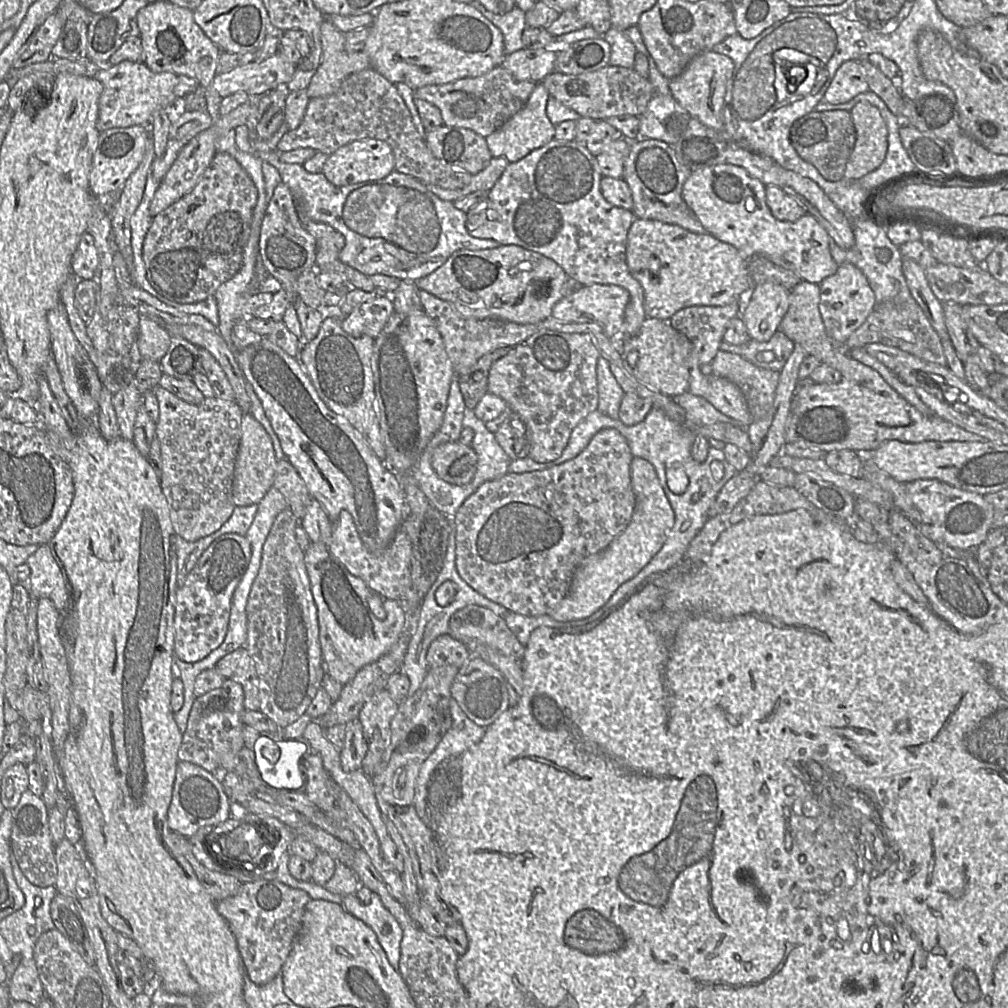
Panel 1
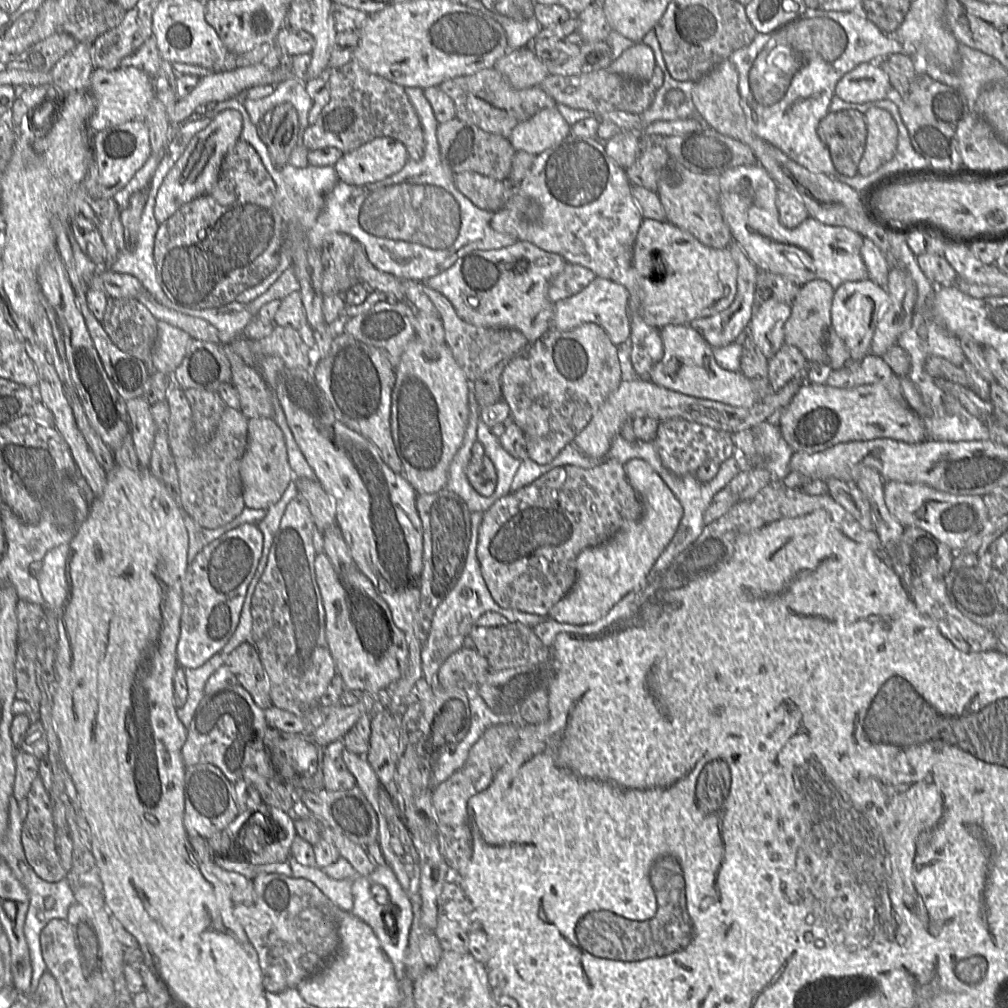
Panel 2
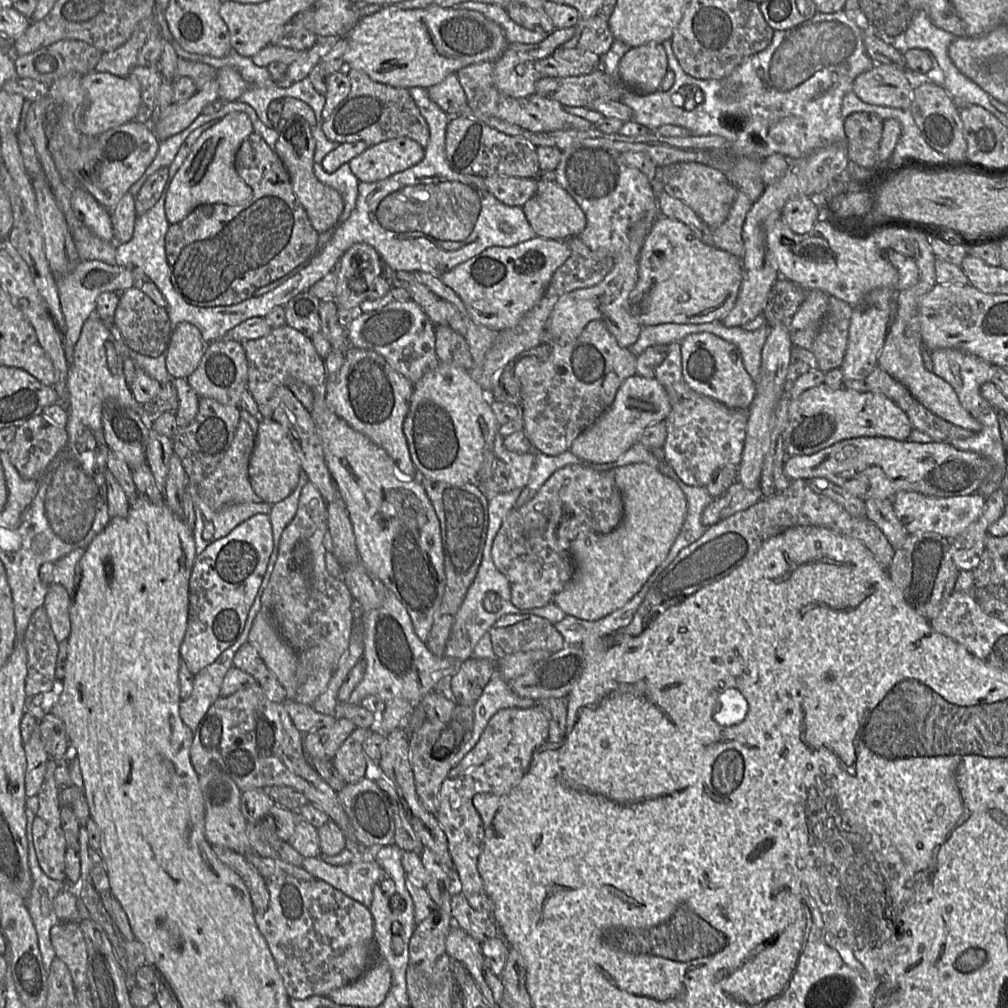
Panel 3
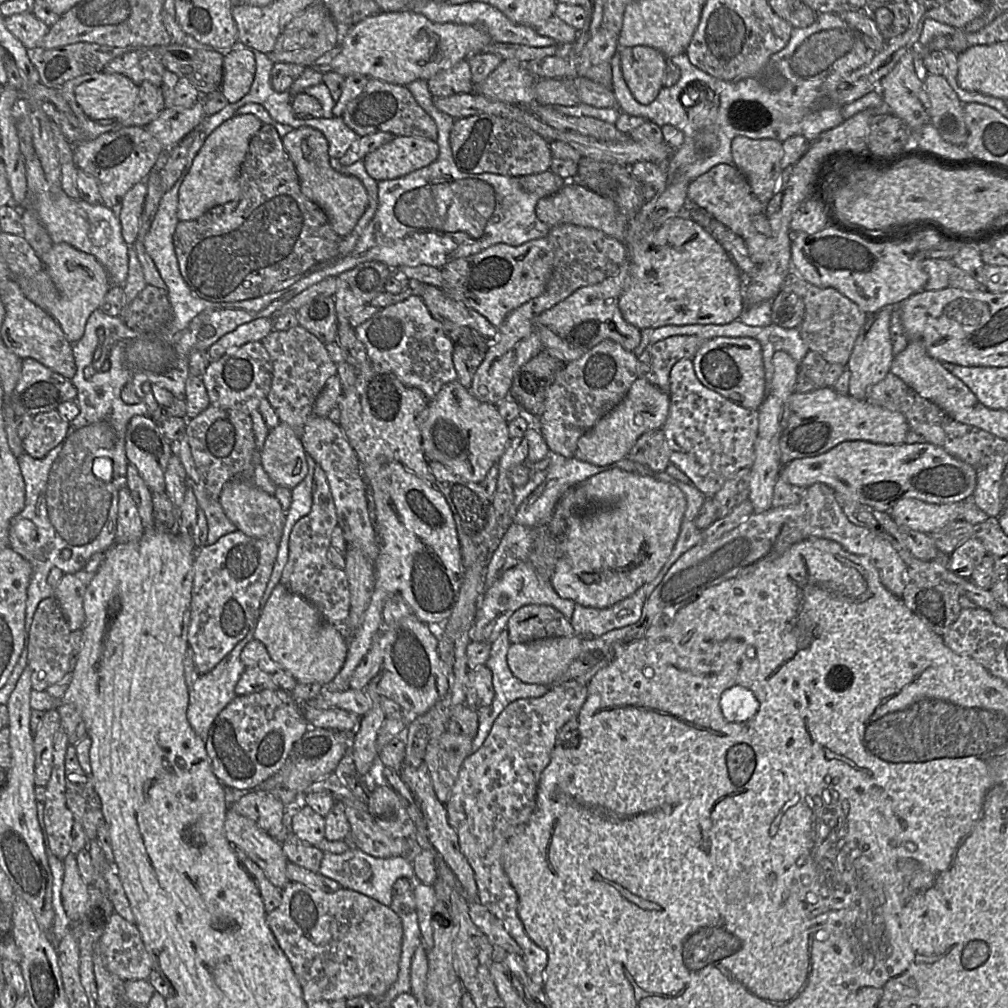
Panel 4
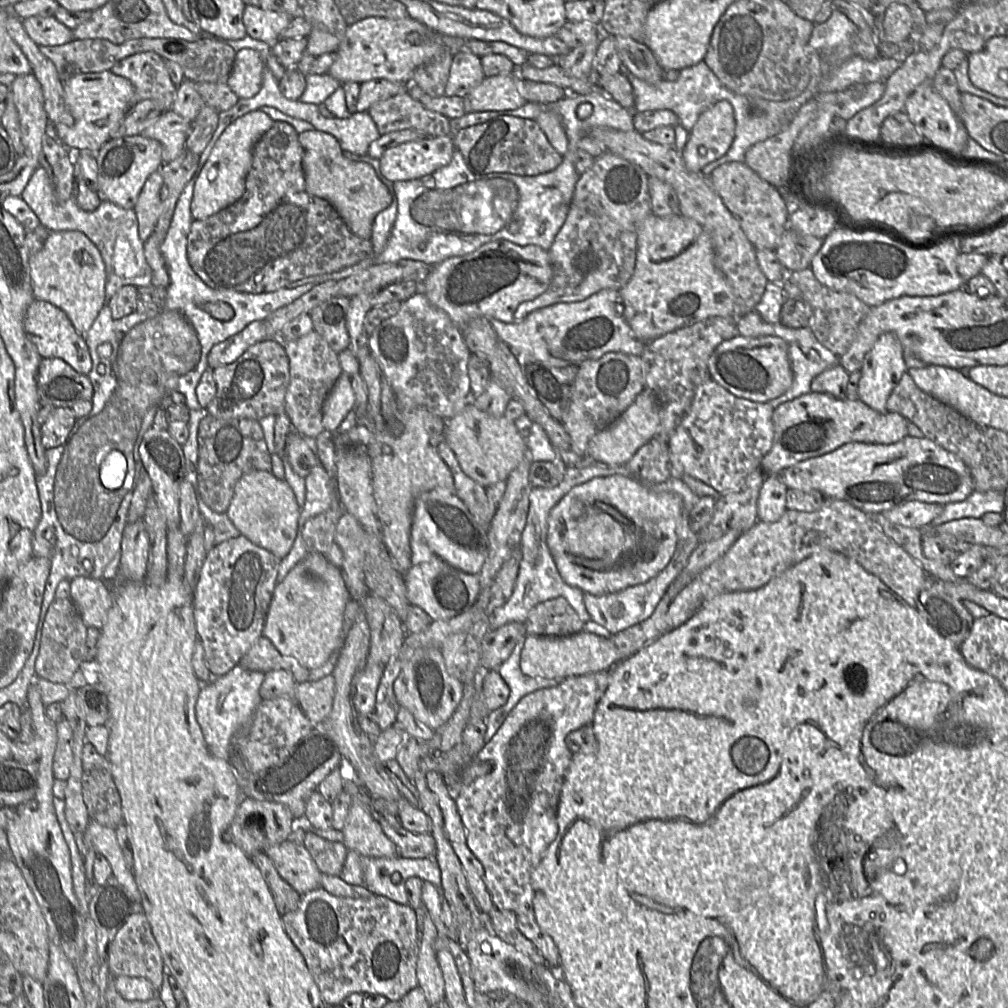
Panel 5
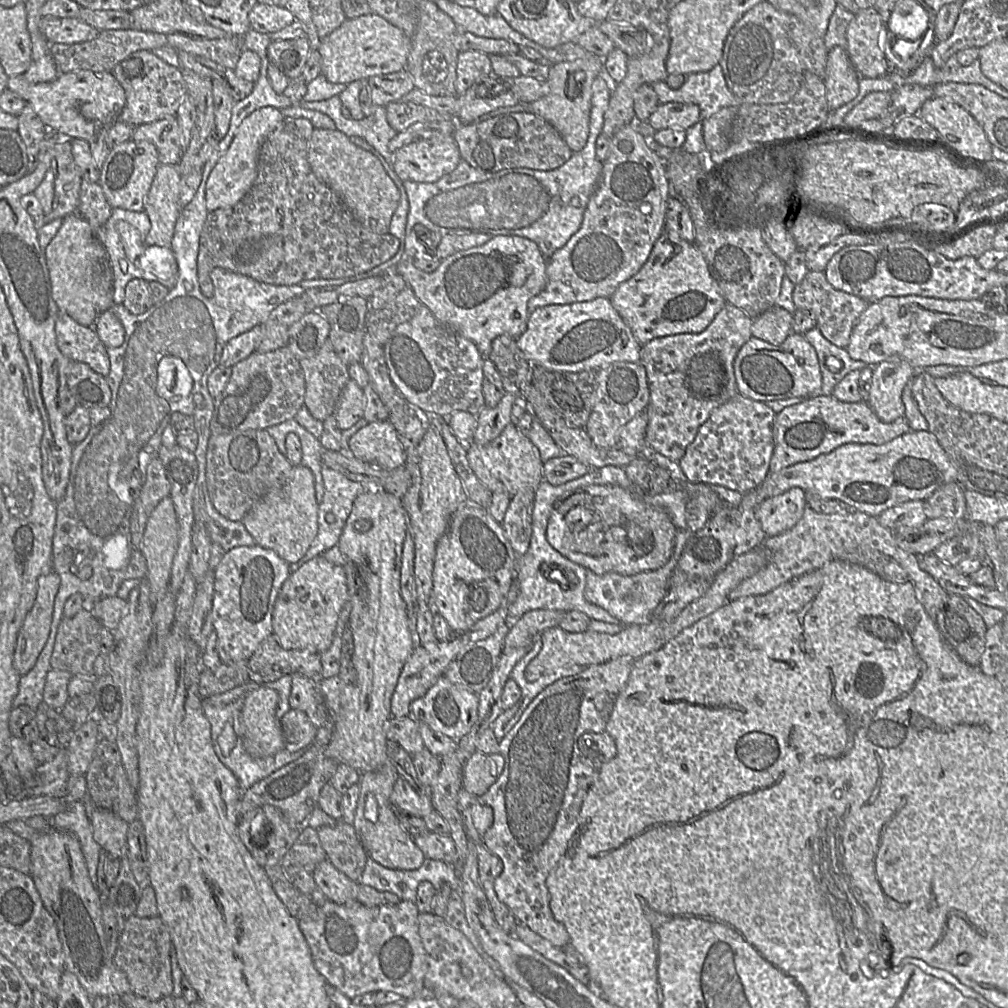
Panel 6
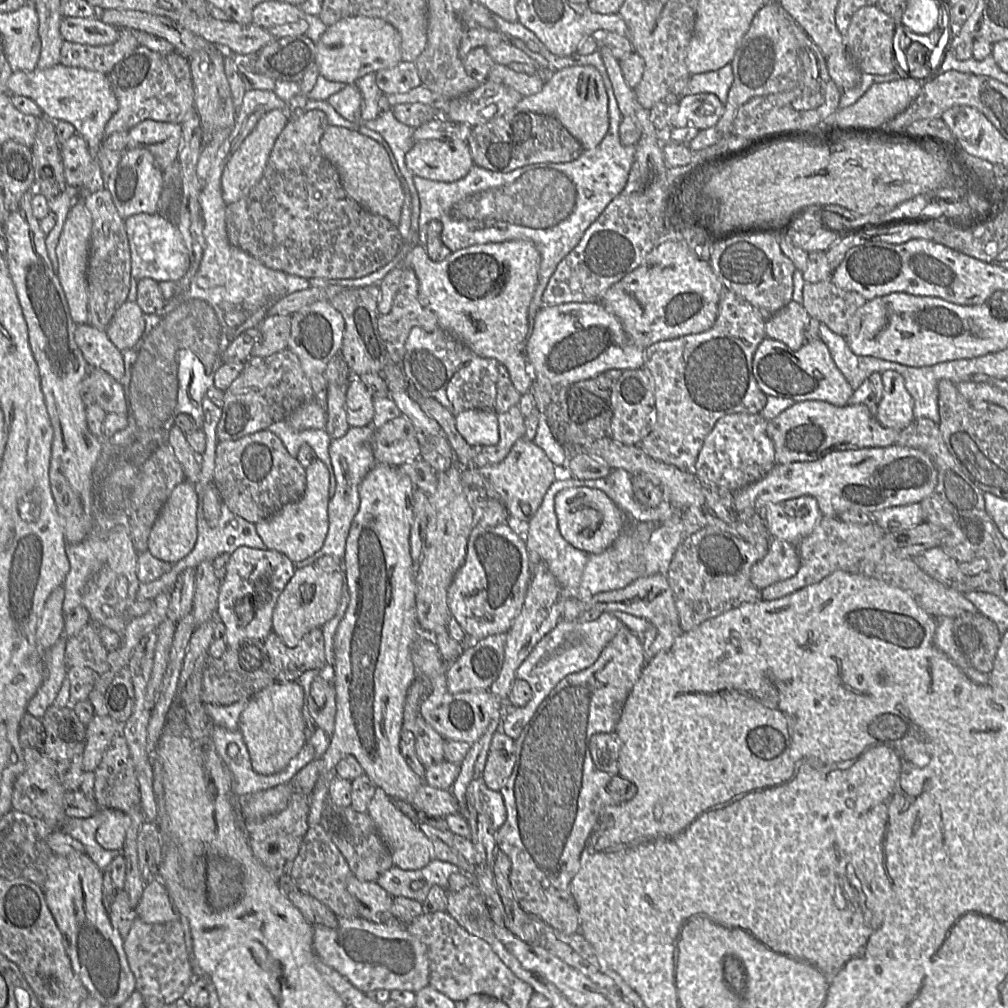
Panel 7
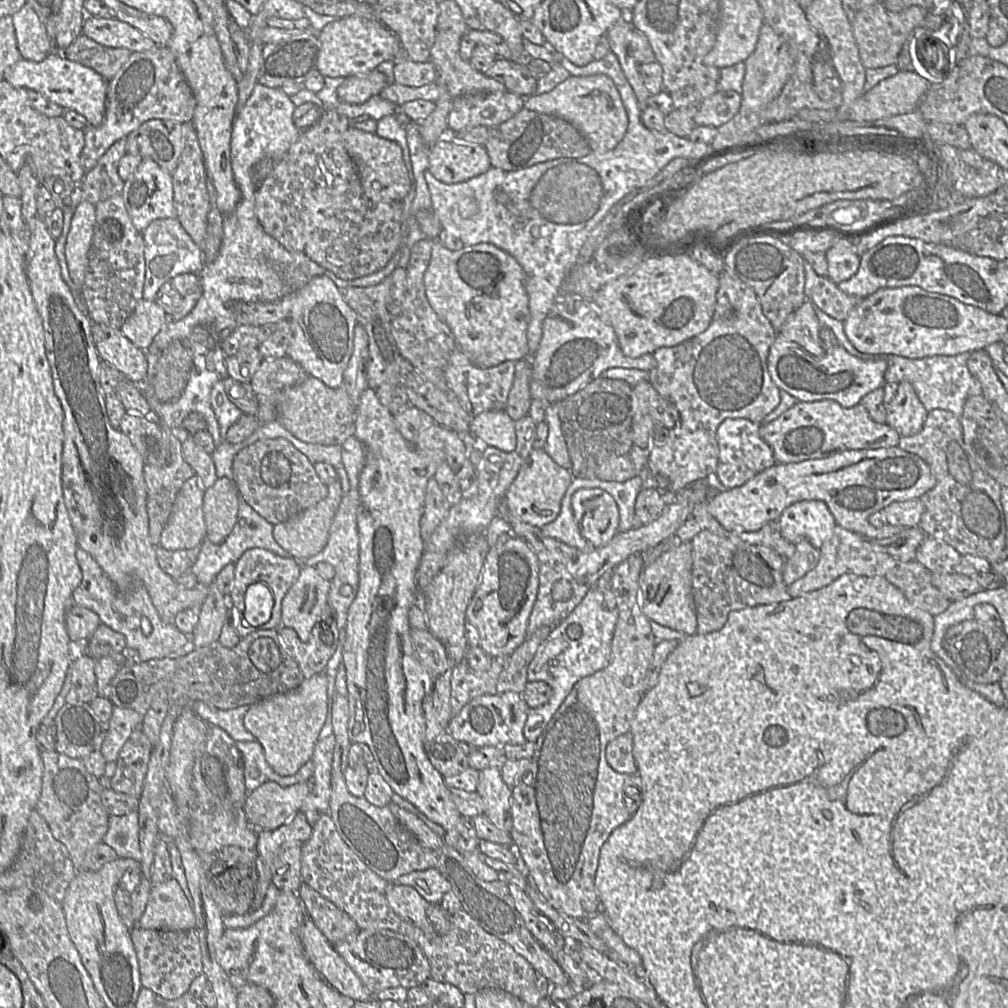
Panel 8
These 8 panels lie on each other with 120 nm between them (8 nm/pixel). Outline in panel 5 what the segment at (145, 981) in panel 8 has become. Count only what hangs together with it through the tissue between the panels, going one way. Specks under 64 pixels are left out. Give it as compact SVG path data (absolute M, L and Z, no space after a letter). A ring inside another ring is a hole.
M133 912L133 914L131 914L128 917L128 919L124 923L124 925L120 928L120 930L115 935L114 939L109 944L108 951L107 951L107 958L108 958L108 966L109 966L109 969L110 969L110 972L112 974L112 976L129 976L129 977L143 977L143 978L146 978L146 979L148 979L152 983L152 985L156 989L156 996L157 996L157 991L161 988L161 986L163 984L164 961L163 961L163 957L162 957L159 945L158 945L155 937L153 936L151 925L149 923L146 915L143 912L142 913L135 913L135 912Z

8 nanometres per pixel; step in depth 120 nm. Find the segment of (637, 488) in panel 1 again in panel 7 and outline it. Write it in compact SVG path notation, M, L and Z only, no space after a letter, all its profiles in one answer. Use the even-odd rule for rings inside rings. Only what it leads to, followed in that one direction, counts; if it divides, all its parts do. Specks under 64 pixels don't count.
M574 487L562 490L555 497L554 510L562 537L588 555L599 554L608 549L626 524L621 510L598 489Z

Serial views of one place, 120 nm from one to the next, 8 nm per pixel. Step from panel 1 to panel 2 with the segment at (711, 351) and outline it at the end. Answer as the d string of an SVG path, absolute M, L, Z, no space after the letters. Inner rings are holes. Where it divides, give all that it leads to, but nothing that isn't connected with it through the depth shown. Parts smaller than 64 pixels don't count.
M732 241L729 249L738 267L737 292L733 302L728 308L715 315L698 318L689 323L691 327L702 334L712 349L718 349L735 342L740 332L749 326L756 307L755 285L759 268L749 259L737 242Z

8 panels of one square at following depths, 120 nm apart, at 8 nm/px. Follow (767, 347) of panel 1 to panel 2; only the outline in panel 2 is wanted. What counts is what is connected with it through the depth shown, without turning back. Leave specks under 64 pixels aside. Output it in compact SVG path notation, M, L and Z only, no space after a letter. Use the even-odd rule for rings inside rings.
M786 342L779 351L768 359L768 376L771 391L780 390L793 379L801 379L810 363L802 352Z

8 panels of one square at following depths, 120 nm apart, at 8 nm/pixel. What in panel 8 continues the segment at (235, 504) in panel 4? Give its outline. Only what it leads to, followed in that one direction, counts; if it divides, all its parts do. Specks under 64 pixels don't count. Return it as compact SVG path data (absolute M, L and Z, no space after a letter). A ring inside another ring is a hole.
M338 480L329 484L327 496L315 506L285 522L274 525L273 537L275 541L298 561L304 561L322 551L328 542L330 527L342 496L343 491L340 490Z

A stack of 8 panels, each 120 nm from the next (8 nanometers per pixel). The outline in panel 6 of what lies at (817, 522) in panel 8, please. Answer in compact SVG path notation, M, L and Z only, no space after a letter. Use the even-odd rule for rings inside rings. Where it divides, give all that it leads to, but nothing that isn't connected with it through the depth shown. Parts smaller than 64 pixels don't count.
M791 488L759 503L755 516L767 537L772 537L794 527L802 518L806 506L805 492Z

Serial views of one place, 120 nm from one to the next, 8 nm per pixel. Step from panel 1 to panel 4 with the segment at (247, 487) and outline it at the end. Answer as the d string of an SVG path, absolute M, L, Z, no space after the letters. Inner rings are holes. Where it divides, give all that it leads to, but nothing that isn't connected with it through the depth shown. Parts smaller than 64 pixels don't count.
M280 422L269 430L259 463L276 486L293 489L308 472L306 456L297 433Z

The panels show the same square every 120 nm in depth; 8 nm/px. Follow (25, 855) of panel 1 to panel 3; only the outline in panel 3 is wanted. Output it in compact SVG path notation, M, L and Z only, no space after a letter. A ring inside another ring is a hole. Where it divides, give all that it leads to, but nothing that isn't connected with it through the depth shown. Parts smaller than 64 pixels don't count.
M49 758L43 784L37 793L39 806L32 823L31 836L33 847L36 851L36 857L43 872L51 879L66 881L65 854L68 844L61 826L61 805L59 801L58 787L54 778L55 767L54 759Z

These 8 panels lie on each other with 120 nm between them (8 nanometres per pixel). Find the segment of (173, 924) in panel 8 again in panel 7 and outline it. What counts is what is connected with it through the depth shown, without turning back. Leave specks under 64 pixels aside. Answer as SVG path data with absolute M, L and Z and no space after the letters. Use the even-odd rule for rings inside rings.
M161 880L145 885L141 901L135 911L137 918L147 924L175 921L180 916Z

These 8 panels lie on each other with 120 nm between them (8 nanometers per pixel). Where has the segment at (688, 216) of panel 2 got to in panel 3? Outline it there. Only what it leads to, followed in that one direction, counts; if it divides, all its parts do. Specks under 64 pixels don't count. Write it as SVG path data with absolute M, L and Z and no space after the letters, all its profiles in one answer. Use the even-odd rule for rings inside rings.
M735 188L737 194L729 214L720 226L712 228L712 235L714 247L741 259L744 252L742 228L753 202L745 193Z

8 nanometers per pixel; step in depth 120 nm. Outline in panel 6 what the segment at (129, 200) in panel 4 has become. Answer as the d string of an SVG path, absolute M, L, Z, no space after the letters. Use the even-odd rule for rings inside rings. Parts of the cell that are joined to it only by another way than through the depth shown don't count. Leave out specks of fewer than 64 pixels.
M160 164L151 187L144 198L143 211L149 217L151 228L145 238L147 245L170 246L176 222L181 213L179 206L181 175L176 166Z

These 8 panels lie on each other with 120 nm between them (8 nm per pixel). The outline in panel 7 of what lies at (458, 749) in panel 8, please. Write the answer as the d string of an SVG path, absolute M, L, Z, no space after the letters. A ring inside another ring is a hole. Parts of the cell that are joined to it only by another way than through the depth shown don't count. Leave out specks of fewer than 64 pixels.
M420 715L414 720L411 732L415 737L416 753L425 767L446 761L444 759L445 738L428 725Z

